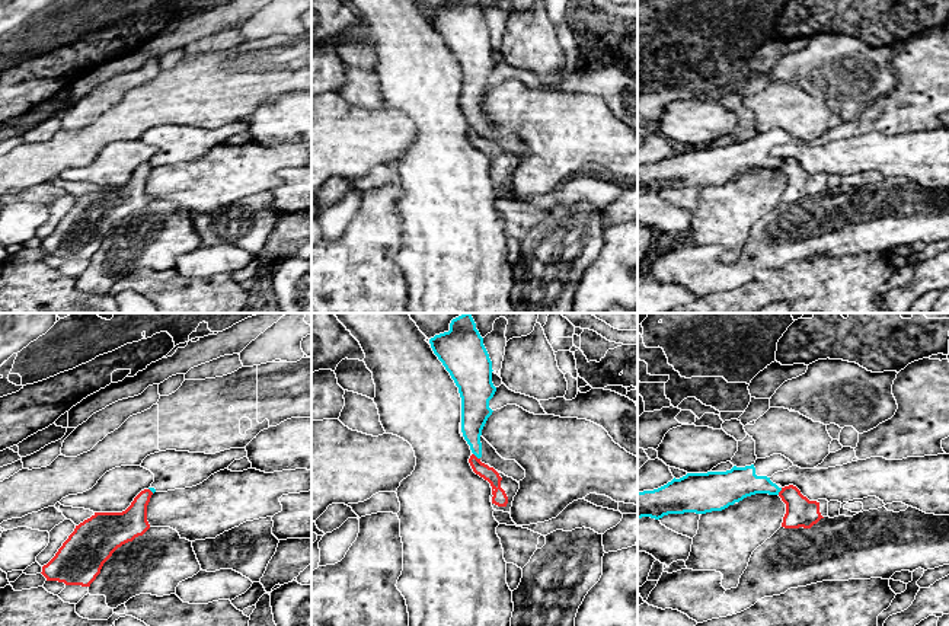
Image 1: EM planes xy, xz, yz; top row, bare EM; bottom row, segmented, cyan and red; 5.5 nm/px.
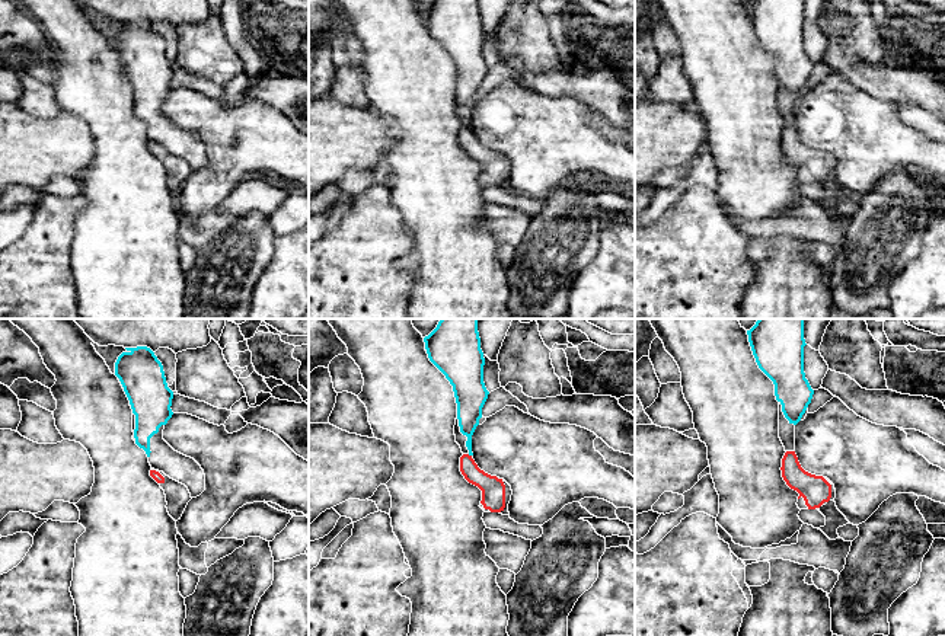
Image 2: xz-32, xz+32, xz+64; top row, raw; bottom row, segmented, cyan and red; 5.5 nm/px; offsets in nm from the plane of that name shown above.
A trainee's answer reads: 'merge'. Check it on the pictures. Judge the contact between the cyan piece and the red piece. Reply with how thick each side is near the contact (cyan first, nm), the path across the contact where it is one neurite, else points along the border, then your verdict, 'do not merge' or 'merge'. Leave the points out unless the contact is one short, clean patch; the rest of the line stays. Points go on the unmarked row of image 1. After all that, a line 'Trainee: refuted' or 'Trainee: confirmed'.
160 nm thick on the cyan side, 80 nm on the other; border along xz (473, 127), (479, 133); do not merge
Trainee: refuted

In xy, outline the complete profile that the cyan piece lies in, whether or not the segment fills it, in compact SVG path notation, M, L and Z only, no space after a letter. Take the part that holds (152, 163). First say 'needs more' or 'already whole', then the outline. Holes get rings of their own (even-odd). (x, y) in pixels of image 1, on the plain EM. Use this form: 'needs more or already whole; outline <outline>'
needs more; outline M246 122L215 128L166 124L147 130L140 140L154 148L148 162L154 167L196 160L246 130Z

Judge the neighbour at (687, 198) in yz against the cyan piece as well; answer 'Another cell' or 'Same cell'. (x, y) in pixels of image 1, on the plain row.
Another cell

